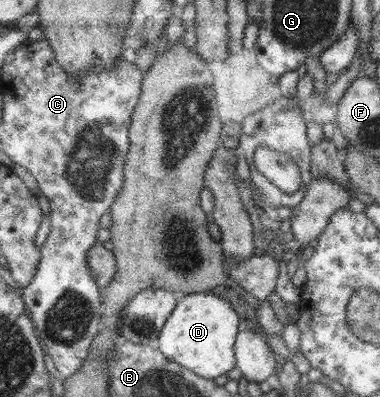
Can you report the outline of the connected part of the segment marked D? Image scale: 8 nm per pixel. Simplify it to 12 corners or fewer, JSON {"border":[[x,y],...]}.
{"border":[[222,292],[191,293],[158,349],[205,379],[235,366],[239,324]]}

